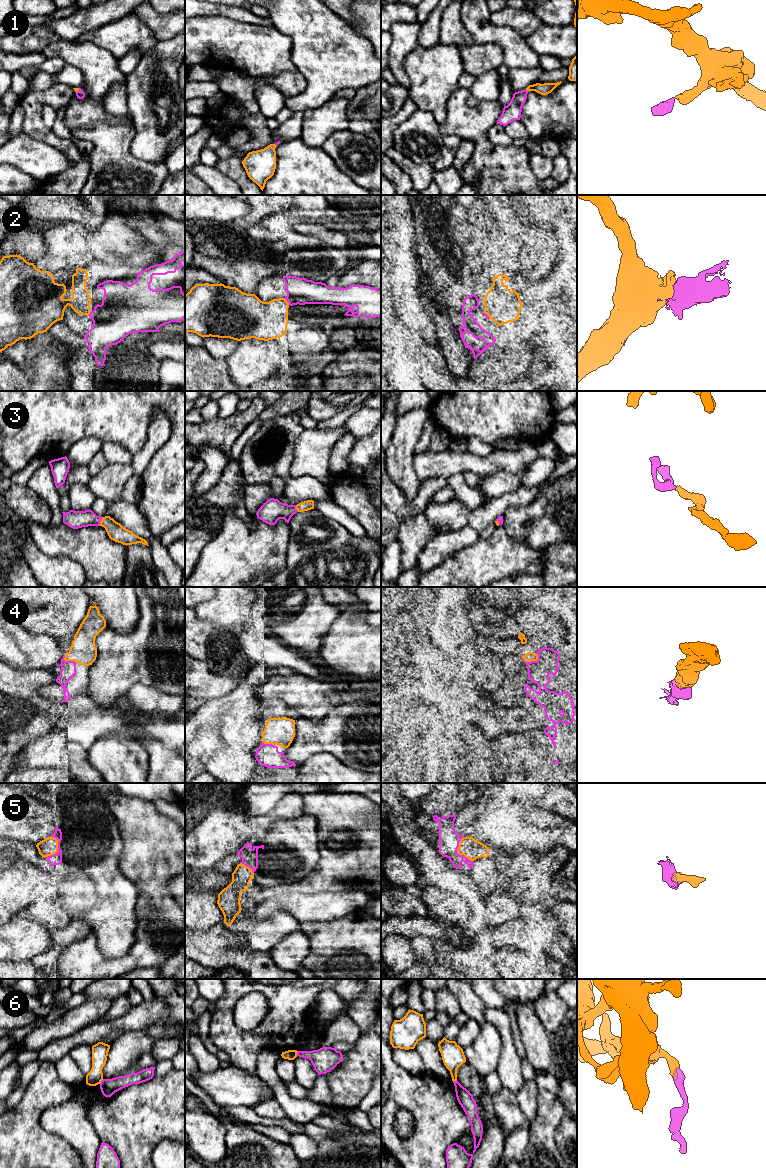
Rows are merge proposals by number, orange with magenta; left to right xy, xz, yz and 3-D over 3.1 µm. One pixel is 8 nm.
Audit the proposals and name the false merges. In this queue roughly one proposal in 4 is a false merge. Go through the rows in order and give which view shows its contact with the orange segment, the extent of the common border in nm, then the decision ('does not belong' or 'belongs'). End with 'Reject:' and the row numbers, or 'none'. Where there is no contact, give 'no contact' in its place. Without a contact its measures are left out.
1: contact in xy; length 40 nm; belongs
2: contact in xz; length 70 nm; belongs
3: contact in xy; length 80 nm; belongs
4: contact in yz; length 140 nm; belongs
5: contact in xy; length 190 nm; belongs
6: contact in xy; length 50 nm; does not belong
Reject: 6

